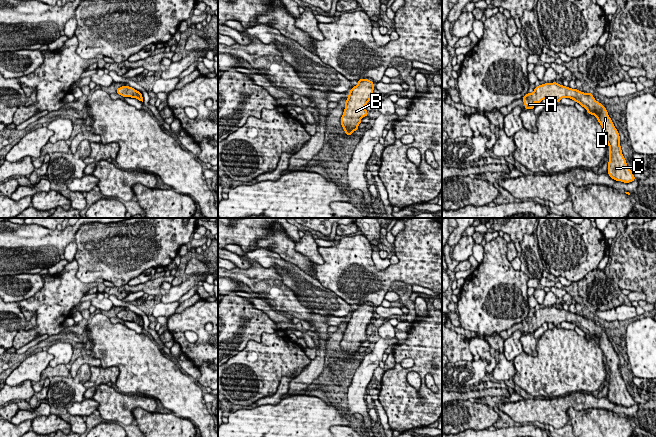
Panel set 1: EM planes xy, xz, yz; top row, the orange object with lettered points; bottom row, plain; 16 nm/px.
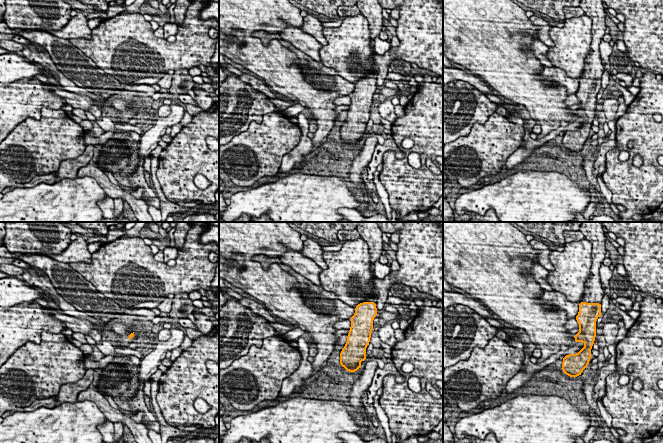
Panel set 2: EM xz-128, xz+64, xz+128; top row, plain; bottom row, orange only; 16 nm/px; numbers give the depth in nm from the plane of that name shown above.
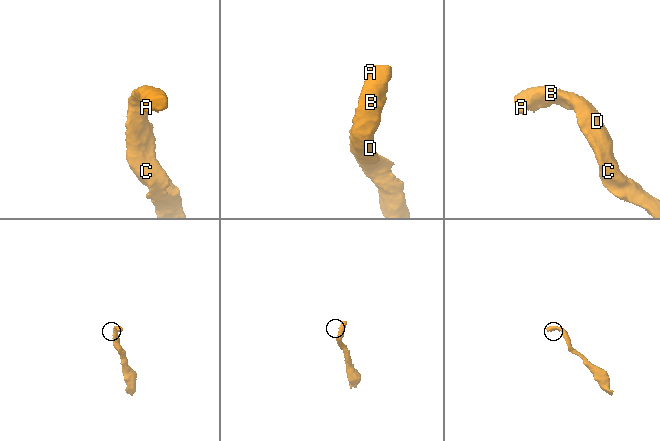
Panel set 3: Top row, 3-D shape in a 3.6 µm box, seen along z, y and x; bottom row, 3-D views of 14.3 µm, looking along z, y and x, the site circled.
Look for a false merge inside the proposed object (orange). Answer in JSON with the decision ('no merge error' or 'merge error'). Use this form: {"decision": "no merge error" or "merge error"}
{"decision": "no merge error"}

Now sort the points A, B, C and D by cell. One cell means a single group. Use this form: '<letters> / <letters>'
A B C D

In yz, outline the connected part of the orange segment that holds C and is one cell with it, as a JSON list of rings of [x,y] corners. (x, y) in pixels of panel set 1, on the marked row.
[[[557,82],[544,83],[534,88],[532,93],[527,93],[523,98],[525,109],[534,110],[534,103],[541,103],[543,99],[552,99],[559,103],[562,98],[570,98],[584,107],[588,114],[594,115],[603,128],[604,138],[609,149],[608,175],[616,181],[630,183],[636,178],[628,168],[620,146],[620,135],[607,109],[595,100],[591,92],[584,93],[578,89],[571,89]]]

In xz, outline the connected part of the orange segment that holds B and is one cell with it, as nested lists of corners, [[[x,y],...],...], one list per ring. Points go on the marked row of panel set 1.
[[[369,79],[357,80],[358,84],[349,91],[348,99],[345,101],[345,110],[340,118],[345,135],[351,136],[358,129],[363,117],[368,116],[367,103],[371,100],[374,90],[374,82]]]

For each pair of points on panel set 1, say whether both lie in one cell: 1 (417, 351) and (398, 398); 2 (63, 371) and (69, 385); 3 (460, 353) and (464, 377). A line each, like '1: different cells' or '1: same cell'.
1: same cell
2: different cells
3: different cells

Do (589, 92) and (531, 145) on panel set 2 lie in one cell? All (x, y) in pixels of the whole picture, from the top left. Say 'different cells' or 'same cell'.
different cells

